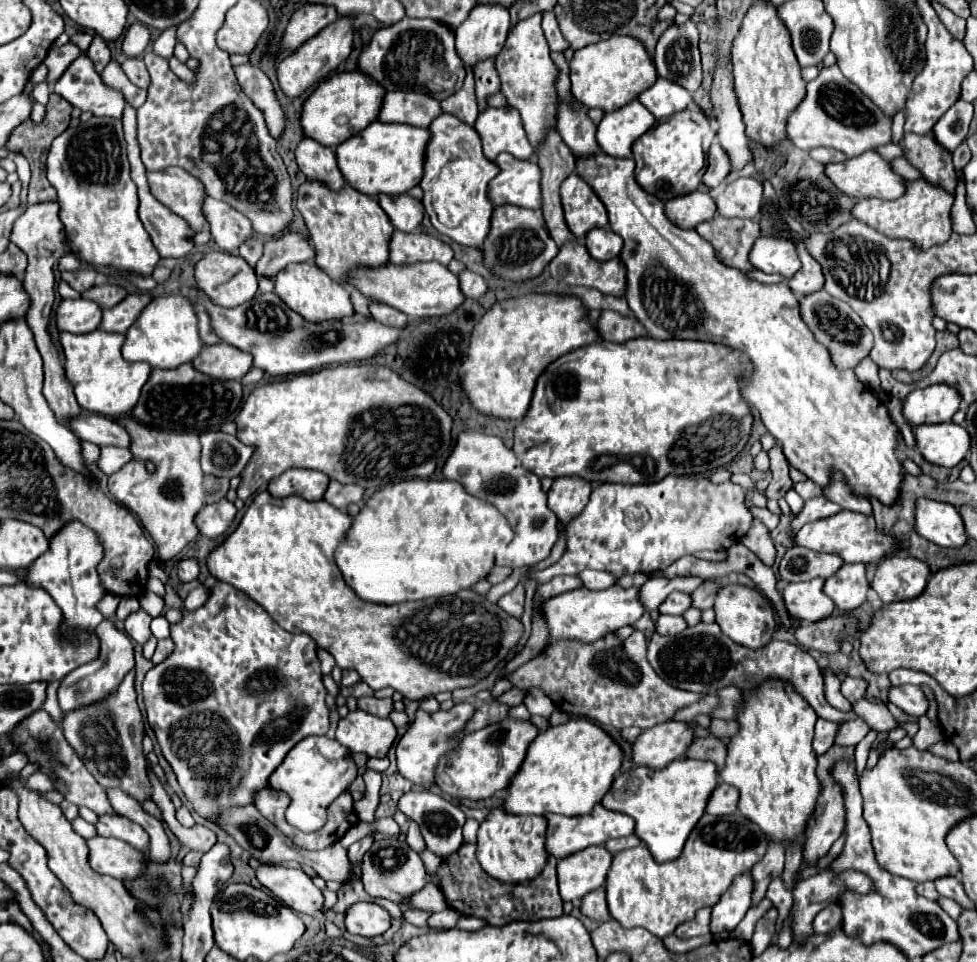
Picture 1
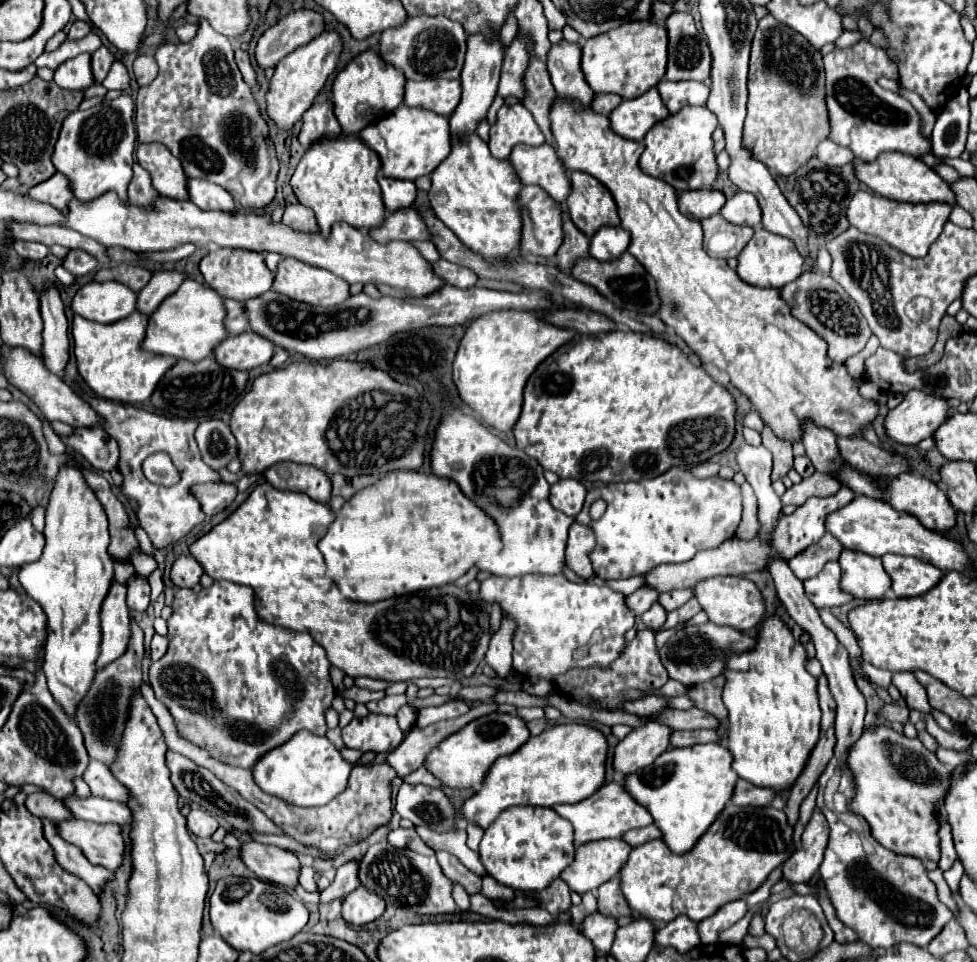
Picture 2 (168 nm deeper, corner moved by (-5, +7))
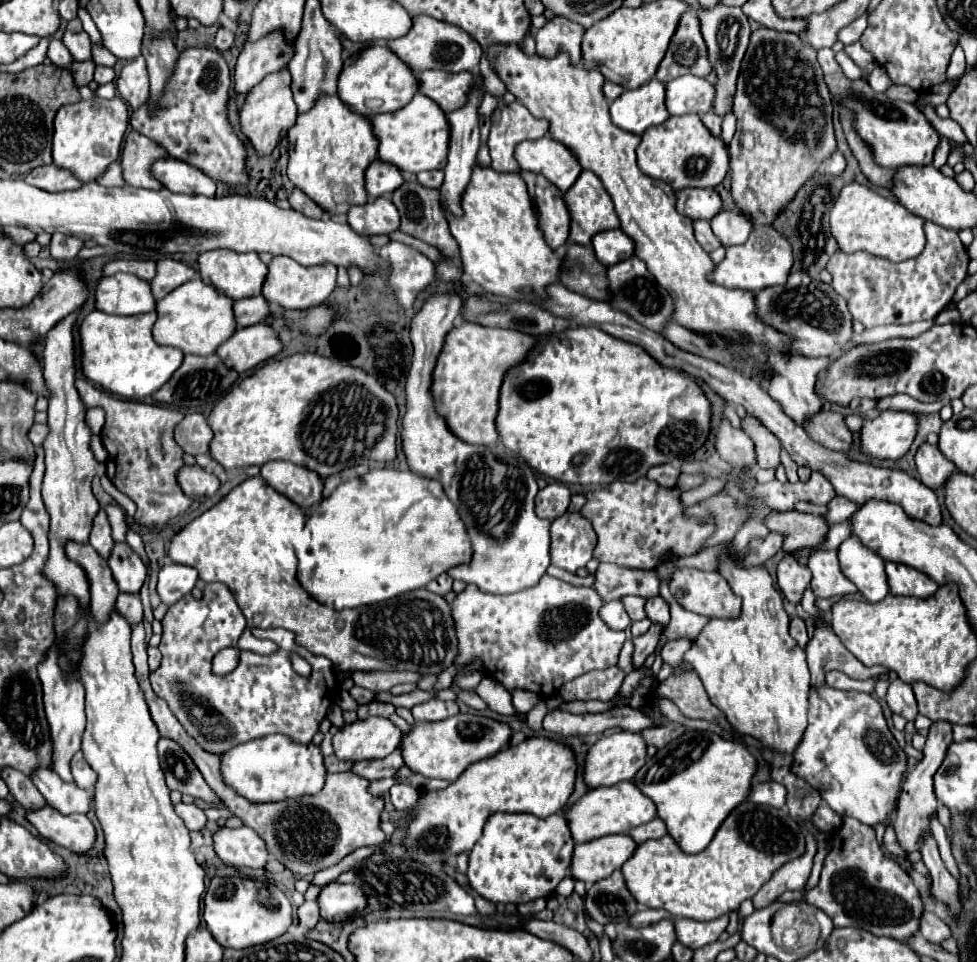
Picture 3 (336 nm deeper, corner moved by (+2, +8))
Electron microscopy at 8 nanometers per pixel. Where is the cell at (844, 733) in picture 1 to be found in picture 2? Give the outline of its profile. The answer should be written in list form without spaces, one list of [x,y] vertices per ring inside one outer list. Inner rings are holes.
[[[888,704],[880,710],[880,716],[888,722],[900,722],[904,724],[908,718],[908,708],[906,706],[896,706],[896,704]]]

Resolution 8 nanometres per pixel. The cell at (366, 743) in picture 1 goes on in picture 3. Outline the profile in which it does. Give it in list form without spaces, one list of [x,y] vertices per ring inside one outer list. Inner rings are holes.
[[[385,717],[357,719],[333,735],[333,753],[341,761],[385,759],[401,743],[401,731]]]

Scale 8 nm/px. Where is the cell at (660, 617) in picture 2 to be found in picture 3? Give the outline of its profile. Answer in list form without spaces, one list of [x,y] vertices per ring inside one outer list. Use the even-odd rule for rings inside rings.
[[[621,597],[621,603],[623,603],[627,615],[629,615],[633,621],[639,621],[639,619],[645,619],[645,617],[647,617],[645,611],[643,611],[645,599],[641,599],[641,597]]]

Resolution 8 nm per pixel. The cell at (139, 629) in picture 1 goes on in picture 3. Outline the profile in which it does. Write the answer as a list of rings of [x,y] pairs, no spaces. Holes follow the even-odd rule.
[[[115,543],[107,563],[121,591],[137,593],[147,579],[147,565],[127,543]]]

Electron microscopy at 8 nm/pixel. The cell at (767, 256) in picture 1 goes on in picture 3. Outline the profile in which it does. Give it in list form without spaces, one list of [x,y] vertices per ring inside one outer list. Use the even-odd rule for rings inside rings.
[[[757,227],[751,231],[747,243],[727,249],[725,259],[719,265],[715,265],[715,269],[707,275],[707,279],[721,287],[745,289],[755,293],[771,285],[783,285],[787,281],[791,265],[793,265],[793,257],[791,257],[789,241],[773,227]]]

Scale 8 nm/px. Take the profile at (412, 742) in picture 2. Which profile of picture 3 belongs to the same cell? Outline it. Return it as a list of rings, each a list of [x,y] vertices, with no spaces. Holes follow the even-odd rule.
[[[395,749],[387,759],[377,759],[377,761],[359,761],[351,767],[351,773],[361,775],[363,779],[381,779],[381,777],[393,777],[397,769],[403,765],[399,749]]]

